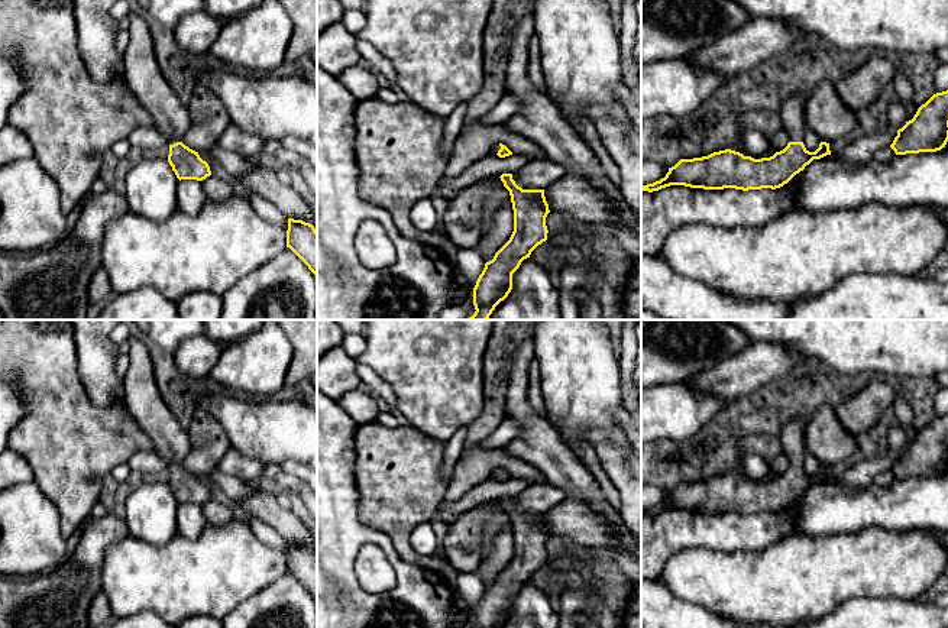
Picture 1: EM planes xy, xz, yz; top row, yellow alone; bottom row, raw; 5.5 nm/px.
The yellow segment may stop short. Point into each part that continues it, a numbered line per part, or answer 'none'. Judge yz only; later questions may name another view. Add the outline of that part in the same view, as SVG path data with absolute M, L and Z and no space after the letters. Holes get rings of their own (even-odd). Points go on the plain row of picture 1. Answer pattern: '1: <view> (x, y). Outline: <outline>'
1: yz (792, 436). Outline: M799 420L789 421L777 434L782 440L783 453L790 466L803 466L805 449L805 424Z

